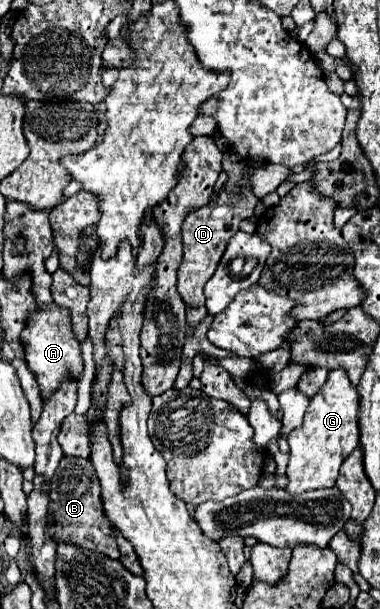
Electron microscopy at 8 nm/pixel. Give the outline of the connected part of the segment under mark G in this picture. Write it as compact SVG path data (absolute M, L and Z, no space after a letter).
M345 369L329 371L327 381L309 401L303 425L293 429L287 439L291 451L287 465L289 483L285 491L297 495L317 487L333 487L341 463L359 445L359 393L349 381Z

